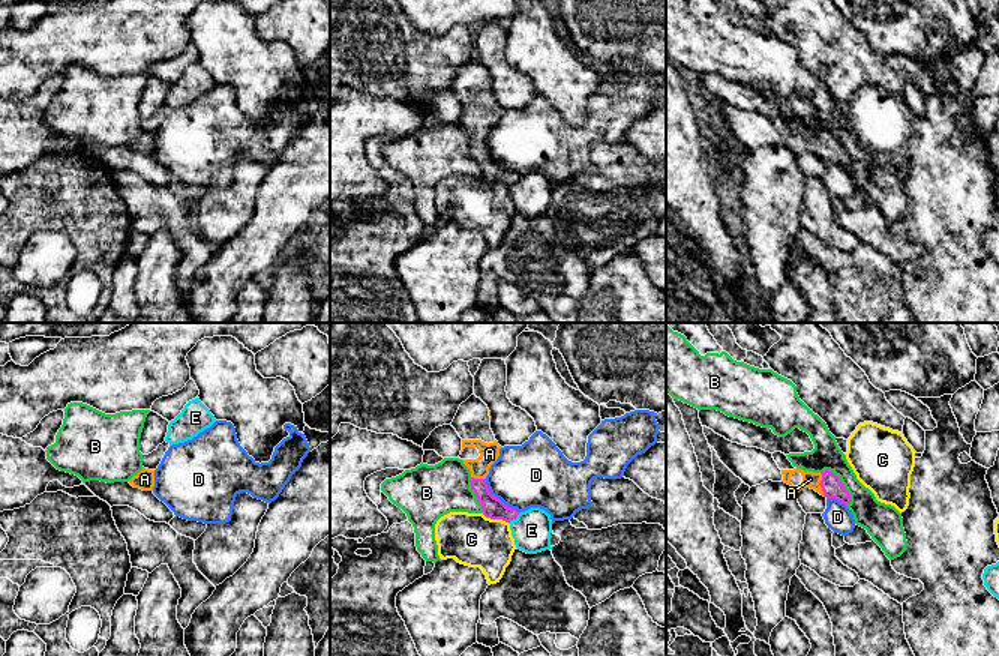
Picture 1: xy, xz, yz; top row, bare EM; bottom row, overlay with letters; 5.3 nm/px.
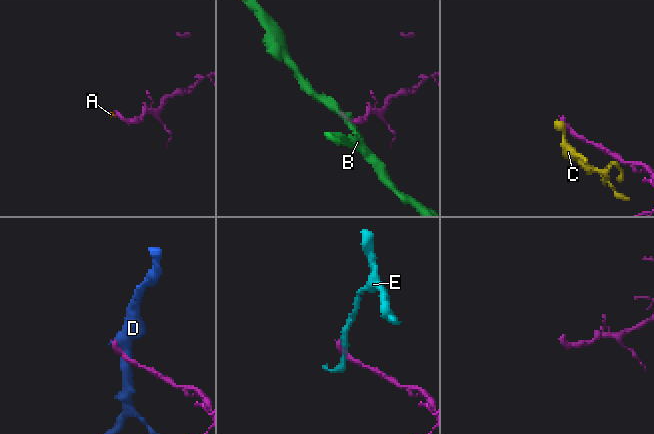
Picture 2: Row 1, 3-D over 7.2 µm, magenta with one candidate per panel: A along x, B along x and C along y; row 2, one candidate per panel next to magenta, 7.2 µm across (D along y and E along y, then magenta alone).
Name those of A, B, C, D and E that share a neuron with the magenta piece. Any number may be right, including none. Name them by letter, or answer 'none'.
A

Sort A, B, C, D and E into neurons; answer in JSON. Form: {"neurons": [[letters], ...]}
{"neurons": [["A"], ["B"], ["C"], ["D"], ["E"]]}

